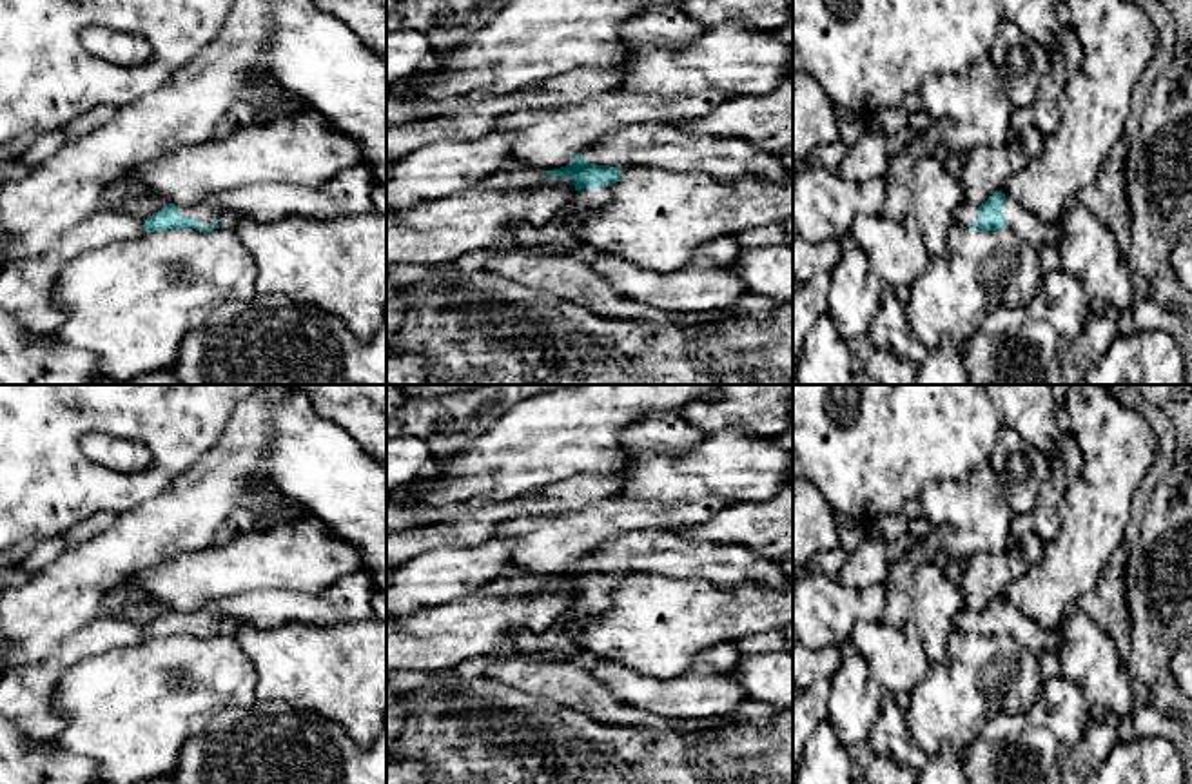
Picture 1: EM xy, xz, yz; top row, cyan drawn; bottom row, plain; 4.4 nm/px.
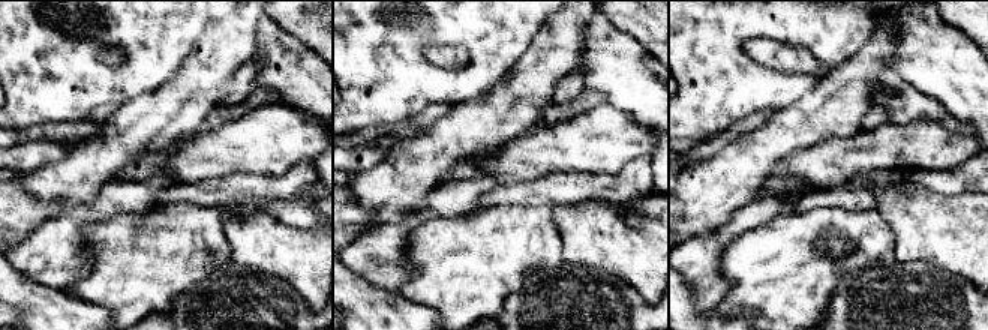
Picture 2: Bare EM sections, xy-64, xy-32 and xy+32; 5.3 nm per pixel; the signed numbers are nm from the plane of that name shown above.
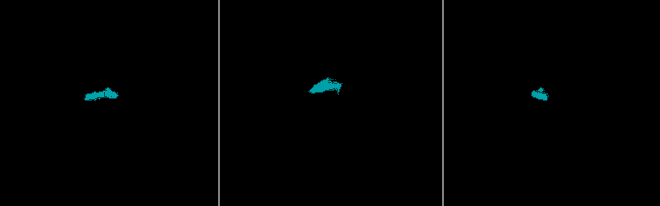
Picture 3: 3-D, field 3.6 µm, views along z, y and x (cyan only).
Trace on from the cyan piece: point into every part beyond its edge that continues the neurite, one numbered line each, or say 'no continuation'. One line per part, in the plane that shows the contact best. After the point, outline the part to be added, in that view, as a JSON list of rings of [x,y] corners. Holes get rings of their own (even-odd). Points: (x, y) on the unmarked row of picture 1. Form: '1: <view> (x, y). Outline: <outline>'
1: xy (351, 597). Outline: [[[365,568],[334,583],[323,593],[245,592],[212,601],[178,619],[207,633],[234,635],[241,624],[276,628],[287,622],[332,626],[374,617],[372,579]]]
2: xz (552, 645). Outline: [[[584,593],[577,597],[572,608],[541,633],[513,632],[515,655],[544,659],[544,661],[572,661],[581,650],[572,642],[568,626],[579,619],[602,617],[611,606],[611,593]]]

